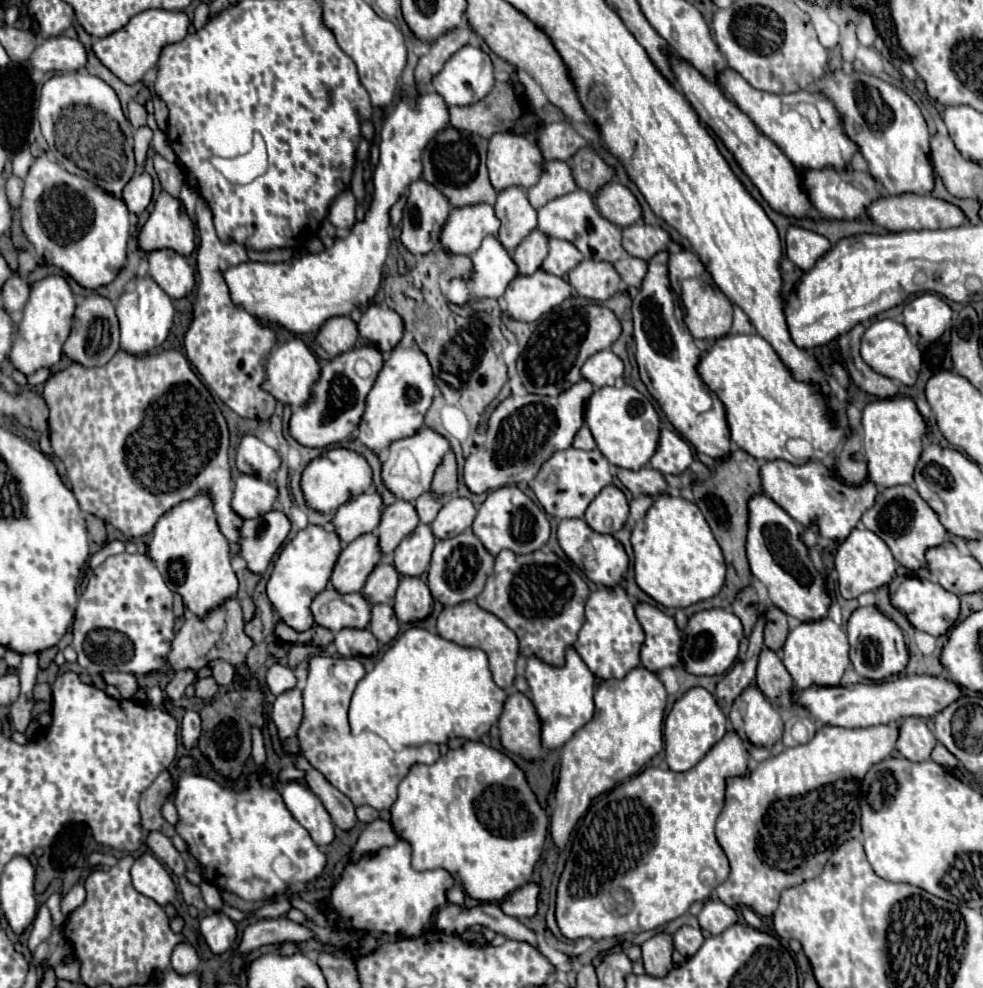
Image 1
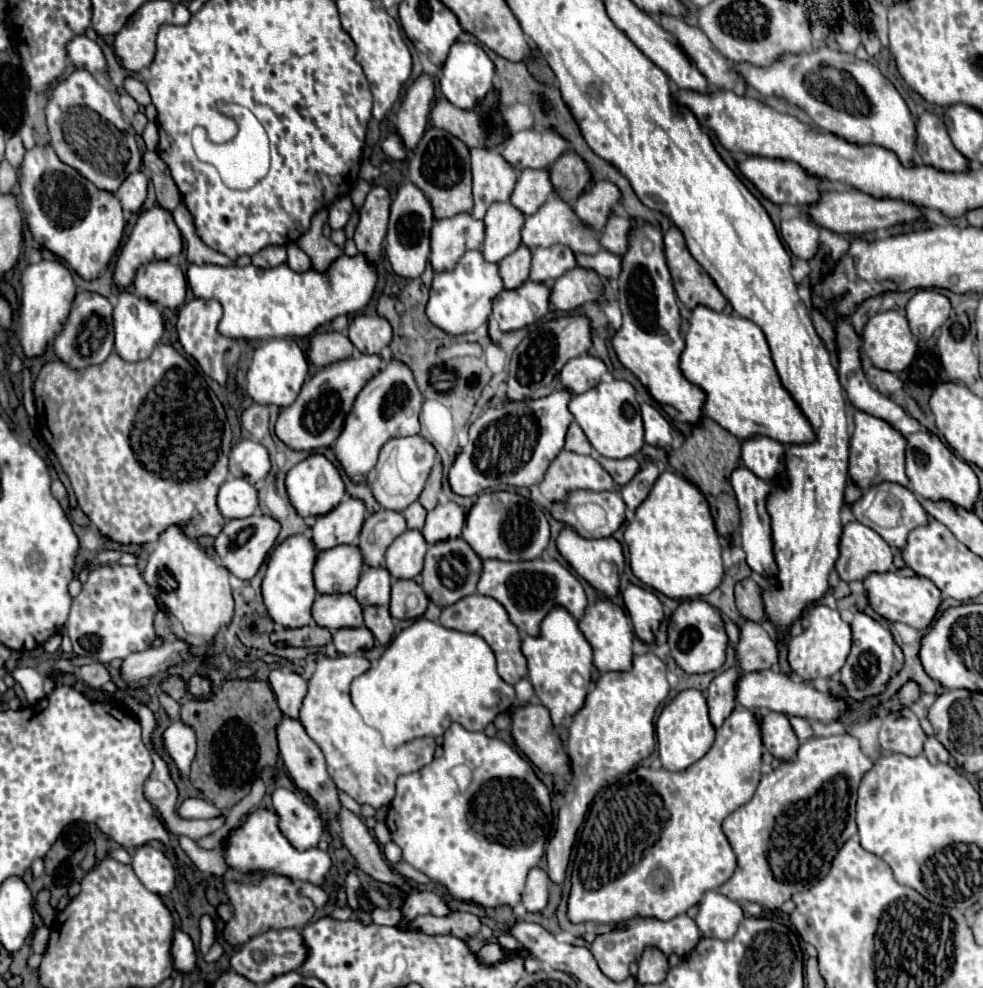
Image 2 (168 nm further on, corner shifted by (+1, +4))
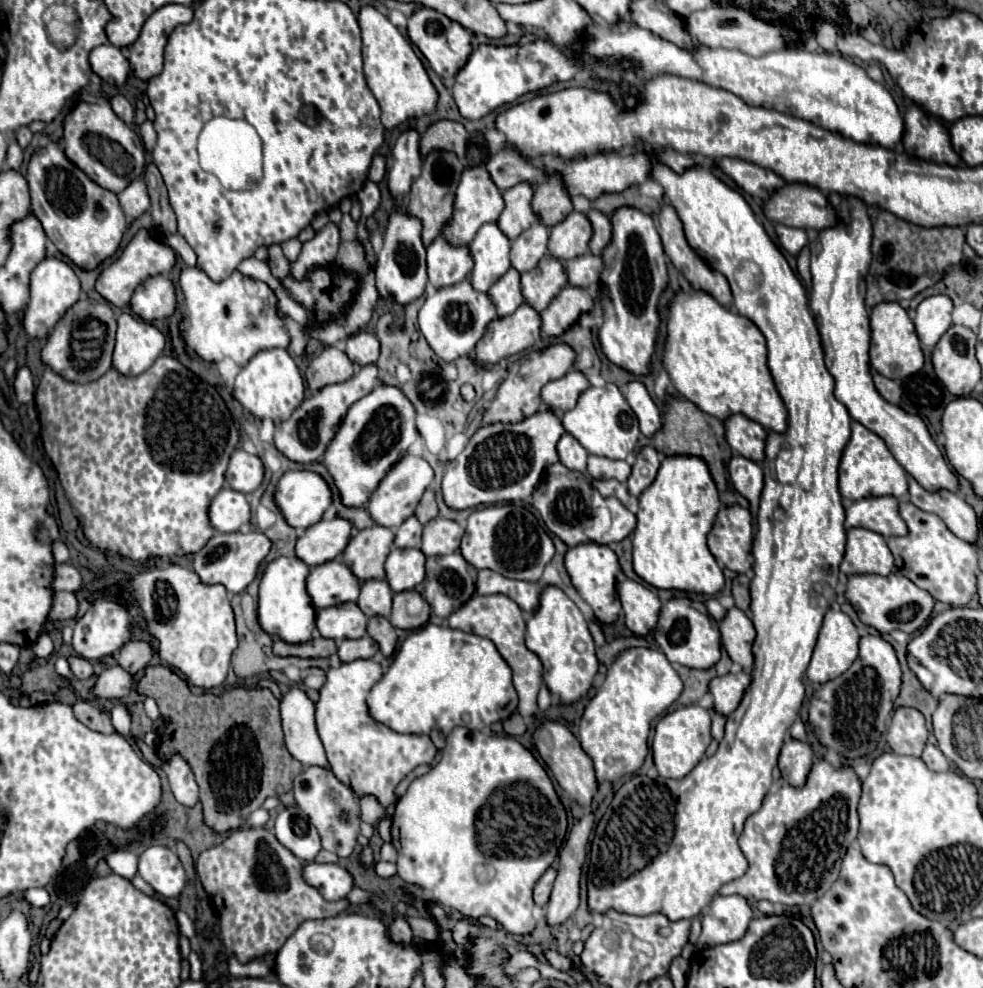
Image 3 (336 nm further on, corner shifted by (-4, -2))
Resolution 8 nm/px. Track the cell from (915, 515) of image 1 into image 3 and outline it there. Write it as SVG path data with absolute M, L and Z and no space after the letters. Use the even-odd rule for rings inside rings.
M890 495L866 497L846 509L846 527L866 527L882 537L900 537L908 533L906 521L898 509L900 501Z

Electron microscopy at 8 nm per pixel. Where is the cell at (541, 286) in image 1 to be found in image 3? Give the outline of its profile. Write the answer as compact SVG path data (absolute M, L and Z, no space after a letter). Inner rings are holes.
M522 303L512 315L490 321L486 333L476 345L476 361L494 365L502 357L520 353L540 339L540 331L540 313L528 303Z

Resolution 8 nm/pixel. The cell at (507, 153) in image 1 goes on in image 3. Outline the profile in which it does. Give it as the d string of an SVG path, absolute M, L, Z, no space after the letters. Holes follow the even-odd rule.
M468 167L462 173L462 181L458 185L456 191L456 203L454 203L454 217L452 223L444 227L442 235L446 239L450 239L450 243L454 245L468 245L474 235L478 233L478 229L484 223L494 223L498 221L500 213L504 211L504 197L502 191L498 189L498 185L492 181L490 173L486 171L486 167Z

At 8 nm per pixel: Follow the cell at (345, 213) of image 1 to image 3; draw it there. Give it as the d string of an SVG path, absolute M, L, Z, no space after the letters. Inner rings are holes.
M328 223L322 231L316 233L316 237L308 243L304 243L302 253L298 259L290 265L290 275L294 281L306 279L308 271L314 267L328 267L336 261L336 253L340 247L340 229L336 223Z

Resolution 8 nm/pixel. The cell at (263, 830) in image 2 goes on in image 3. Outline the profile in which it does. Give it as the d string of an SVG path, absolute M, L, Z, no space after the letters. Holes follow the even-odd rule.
M308 861L302 867L302 877L314 889L320 889L326 901L338 901L352 889L352 875L336 863Z

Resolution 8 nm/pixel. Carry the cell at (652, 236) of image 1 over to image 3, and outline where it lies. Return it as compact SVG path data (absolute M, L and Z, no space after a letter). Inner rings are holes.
M588 211L586 215L588 215L588 219L592 221L592 227L594 227L590 251L594 255L602 255L604 247L612 241L612 221L610 221L610 217L606 217L600 211Z

